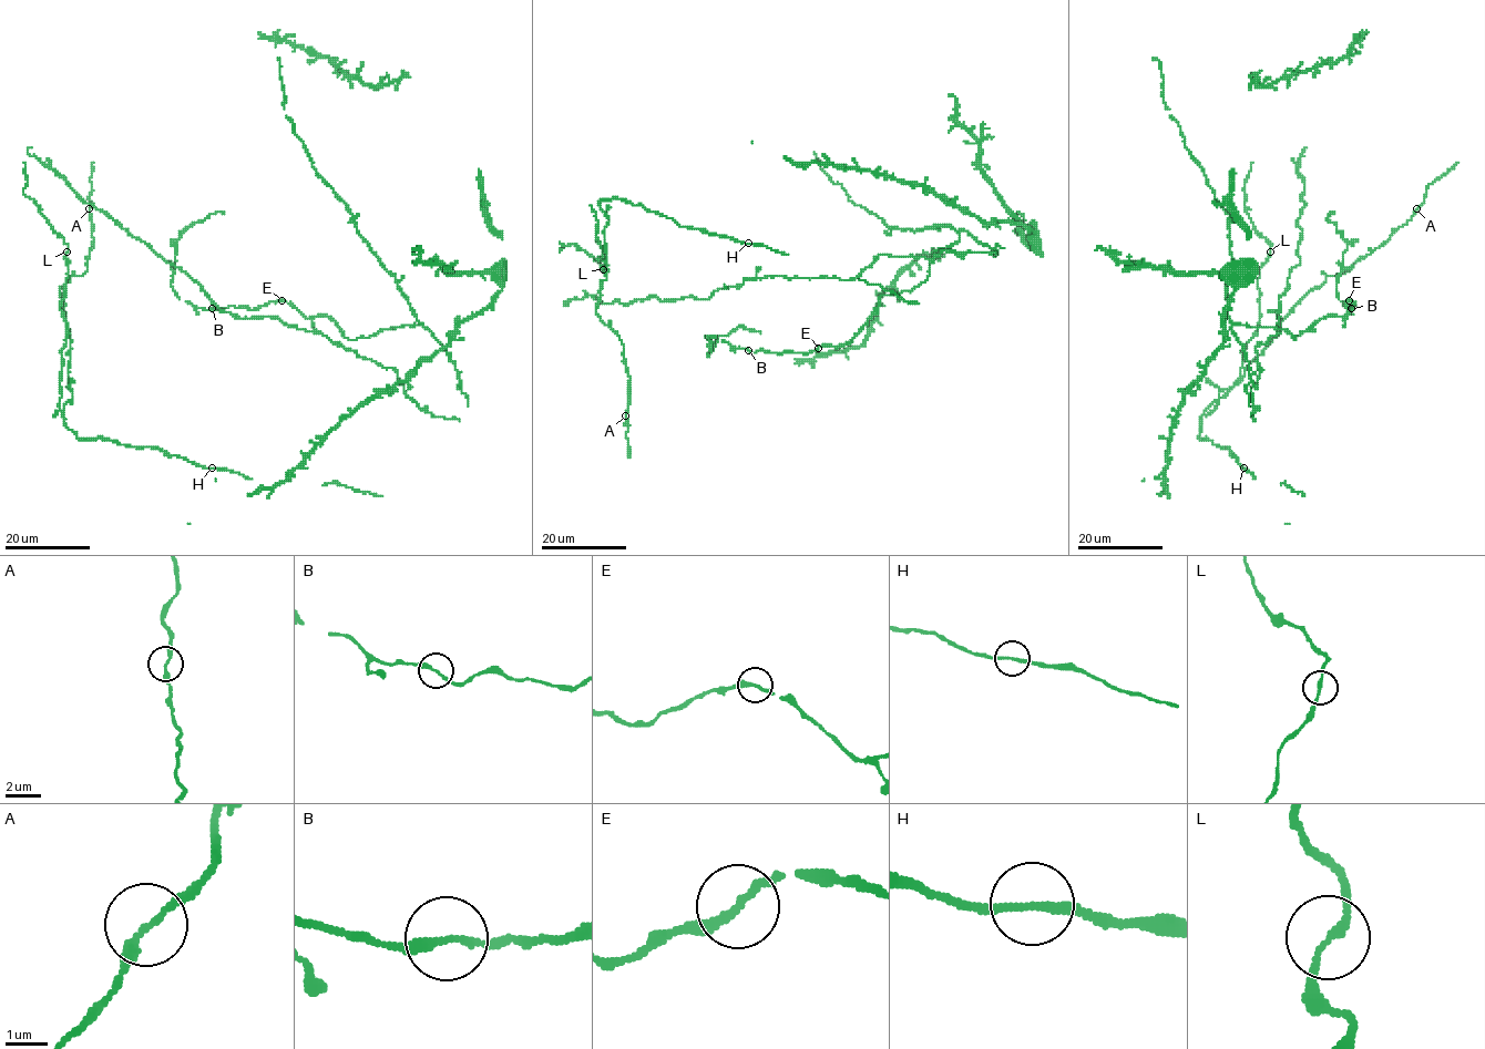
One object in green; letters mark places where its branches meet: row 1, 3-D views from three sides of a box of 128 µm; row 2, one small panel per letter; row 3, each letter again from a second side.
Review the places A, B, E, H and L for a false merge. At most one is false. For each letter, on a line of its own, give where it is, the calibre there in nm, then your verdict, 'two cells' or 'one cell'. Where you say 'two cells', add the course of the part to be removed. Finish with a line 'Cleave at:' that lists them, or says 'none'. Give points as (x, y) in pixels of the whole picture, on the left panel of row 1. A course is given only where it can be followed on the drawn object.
A: (89, 208) | 200 nm | one cell
B: (212, 308) | 190 nm | one cell
E: (282, 300) | 200 nm | one cell
H: (212, 468) | 190 nm | one cell
L: (67, 252) | 160 nm | one cell
Cleave at: none

